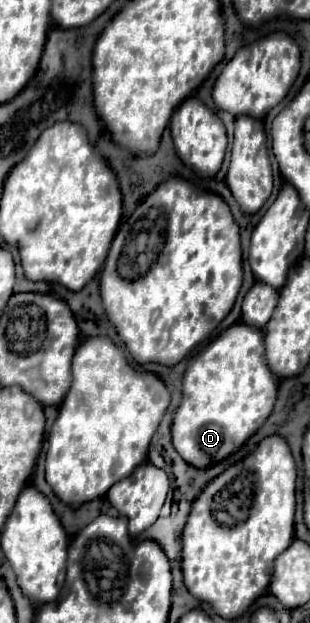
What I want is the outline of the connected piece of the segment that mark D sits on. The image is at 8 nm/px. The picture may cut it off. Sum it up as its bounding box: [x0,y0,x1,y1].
[172,321,278,469]

